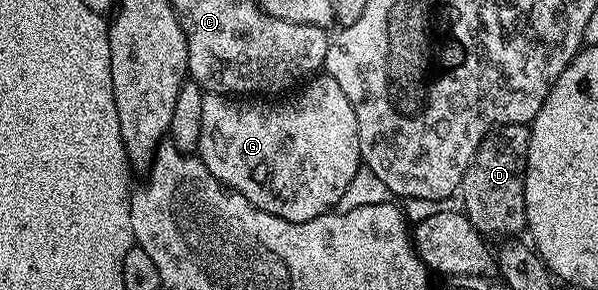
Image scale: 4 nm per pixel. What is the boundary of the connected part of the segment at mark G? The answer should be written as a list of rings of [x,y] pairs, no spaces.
[[[315,75],[299,91],[300,93],[296,97],[291,97],[288,101],[271,99],[268,100],[271,101],[268,105],[263,102],[266,101],[263,99],[240,99],[235,95],[204,92],[203,102],[201,103],[201,139],[197,150],[198,156],[203,158],[205,167],[209,167],[211,174],[221,184],[226,185],[231,192],[245,195],[245,199],[249,199],[249,203],[253,203],[261,211],[269,211],[269,215],[277,215],[281,219],[293,223],[305,223],[309,219],[317,219],[323,213],[332,212],[361,166],[359,140],[357,139],[357,115],[353,115],[353,106],[349,104],[349,99],[345,99],[345,91],[341,91],[337,79],[326,75]]]

